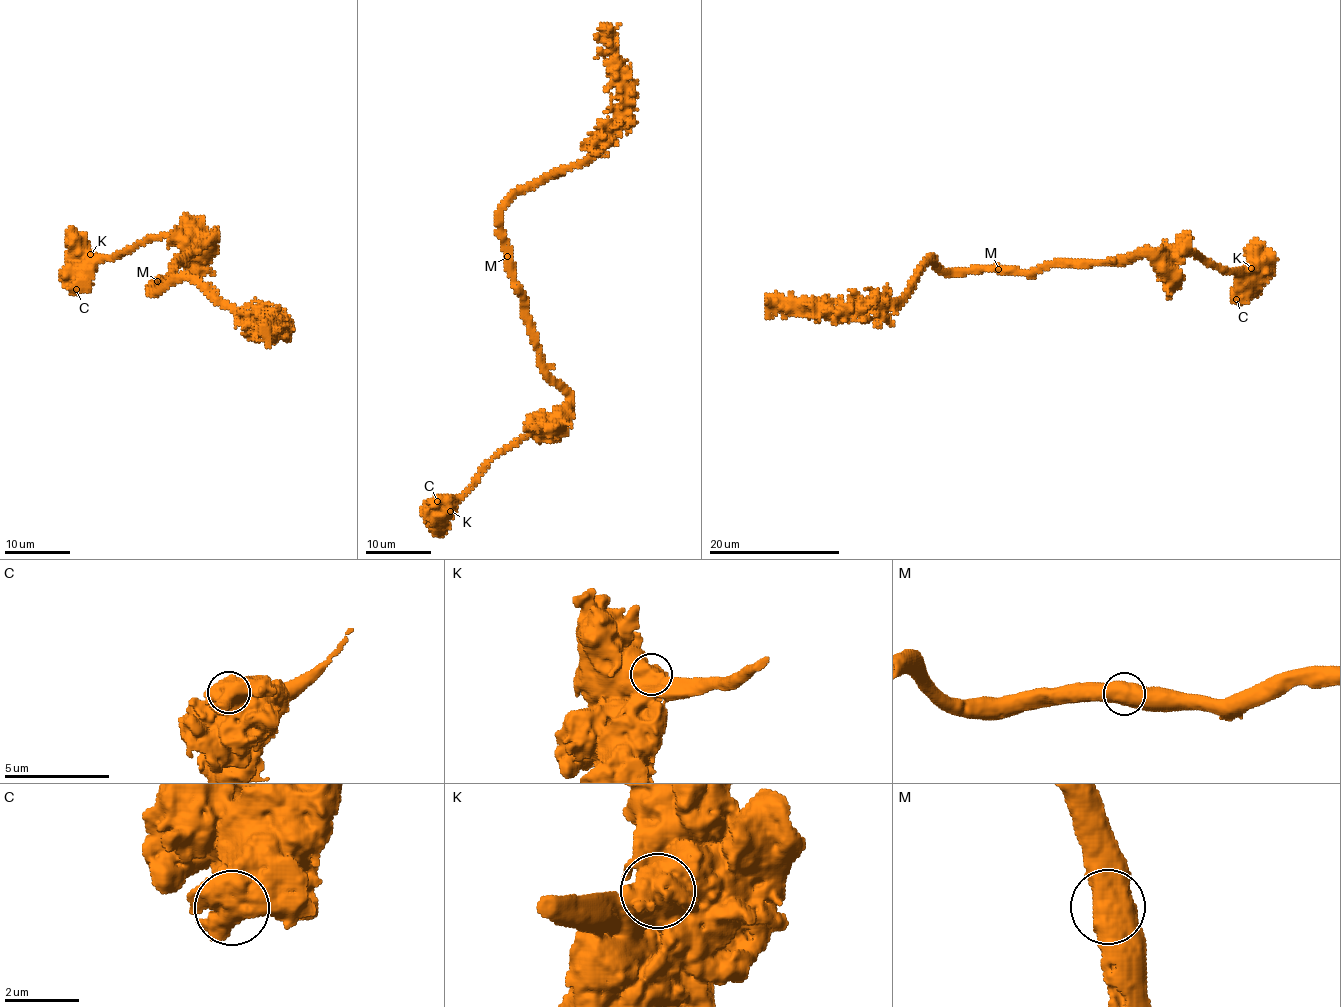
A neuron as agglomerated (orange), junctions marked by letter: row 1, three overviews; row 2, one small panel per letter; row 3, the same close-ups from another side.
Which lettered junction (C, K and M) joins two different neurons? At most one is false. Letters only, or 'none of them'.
none of them

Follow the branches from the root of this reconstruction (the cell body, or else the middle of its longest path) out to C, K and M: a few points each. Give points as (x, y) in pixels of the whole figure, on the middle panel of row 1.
C: (517, 282), (538, 365), (567, 395), (567, 402), (536, 430), (502, 449), (464, 493), (454, 500), (437, 501)
K: (517, 282), (524, 318), (538, 353), (538, 365), (567, 395), (567, 402), (536, 430), (502, 449), (450, 511)
M: (517, 282), (514, 262), (508, 256)

